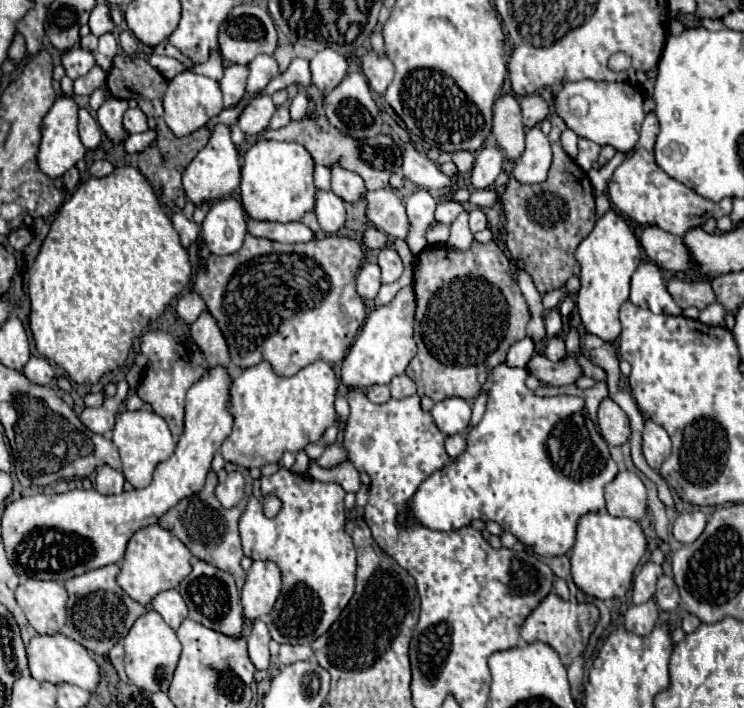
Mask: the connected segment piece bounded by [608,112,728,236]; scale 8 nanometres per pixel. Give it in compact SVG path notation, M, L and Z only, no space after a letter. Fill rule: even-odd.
M654 112L646 114L646 120L640 130L640 138L634 150L624 158L624 162L614 170L612 180L608 182L608 198L616 204L616 210L626 218L638 224L656 224L658 228L682 236L686 230L702 226L708 218L722 218L728 214L718 202L700 198L694 190L684 186L682 182L670 178L662 172L654 162L654 142L658 136L658 120ZM702 206L702 210L700 210ZM702 214L702 216L700 216Z

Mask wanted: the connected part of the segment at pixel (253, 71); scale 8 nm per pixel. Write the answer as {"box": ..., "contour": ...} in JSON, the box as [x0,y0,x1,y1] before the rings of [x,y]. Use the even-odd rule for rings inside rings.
{"box":[246,56,278,94],"contour":[[[256,56],[248,64],[248,80],[246,80],[246,94],[260,92],[274,76],[278,74],[278,64],[272,56]]]}

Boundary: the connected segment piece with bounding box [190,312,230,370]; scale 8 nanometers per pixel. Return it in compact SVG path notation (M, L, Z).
M202 312L200 318L190 326L190 334L204 354L206 370L216 368L216 366L222 366L222 368L230 366L226 340L224 340L216 320L208 312Z

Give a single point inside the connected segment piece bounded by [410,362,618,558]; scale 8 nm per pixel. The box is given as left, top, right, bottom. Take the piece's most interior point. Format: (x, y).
(534, 464)

